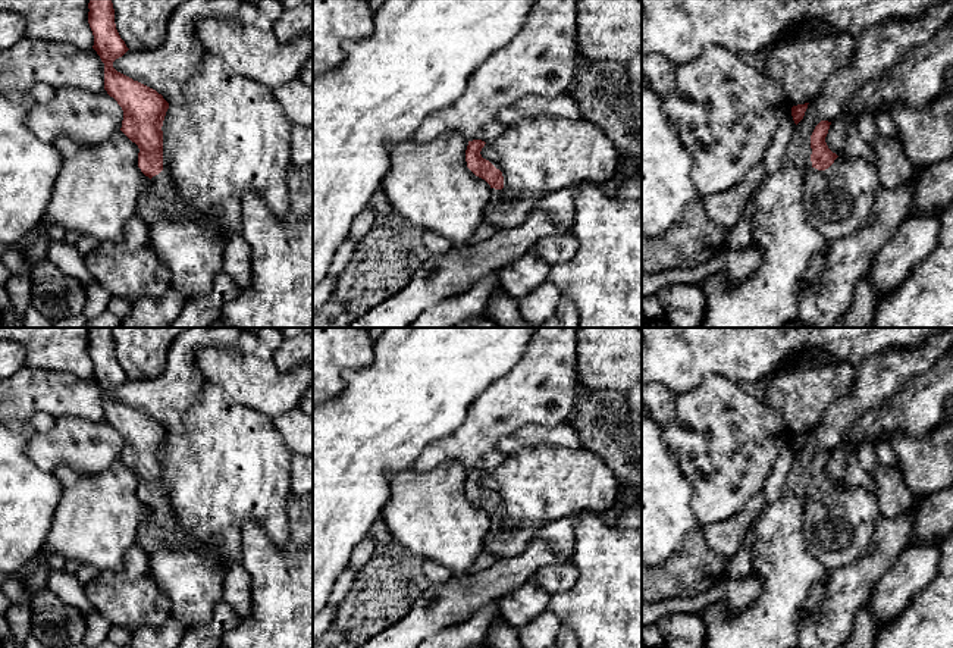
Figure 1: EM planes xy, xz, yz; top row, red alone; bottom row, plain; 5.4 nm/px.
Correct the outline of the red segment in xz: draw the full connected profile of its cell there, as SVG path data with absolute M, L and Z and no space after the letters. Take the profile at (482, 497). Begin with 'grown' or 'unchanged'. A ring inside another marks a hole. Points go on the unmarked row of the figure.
grown | M473 469L465 479L467 497L492 517L490 529L483 539L483 552L496 560L512 558L527 550L546 523L526 522L520 528L507 528L502 501L480 483L485 473L482 469Z

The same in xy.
grown | M90 328L88 332L88 353L94 364L93 378L104 392L104 419L113 426L123 439L123 450L120 460L138 475L138 497L150 507L147 520L138 529L138 545L148 554L159 551L163 547L169 550L179 550L191 545L189 539L178 526L173 510L163 497L163 450L169 438L169 432L156 419L134 410L132 407L117 401L113 391L122 386L129 378L120 367L115 353L115 338L112 328Z

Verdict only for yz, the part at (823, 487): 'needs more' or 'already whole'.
needs more

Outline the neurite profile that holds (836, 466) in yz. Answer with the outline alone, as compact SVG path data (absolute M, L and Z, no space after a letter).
M847 445L833 450L825 466L828 478L837 485L841 482L846 472L847 450L849 450Z

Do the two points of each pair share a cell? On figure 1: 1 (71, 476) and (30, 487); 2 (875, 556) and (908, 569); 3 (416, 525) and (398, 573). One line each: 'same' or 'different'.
1: different
2: different
3: different

